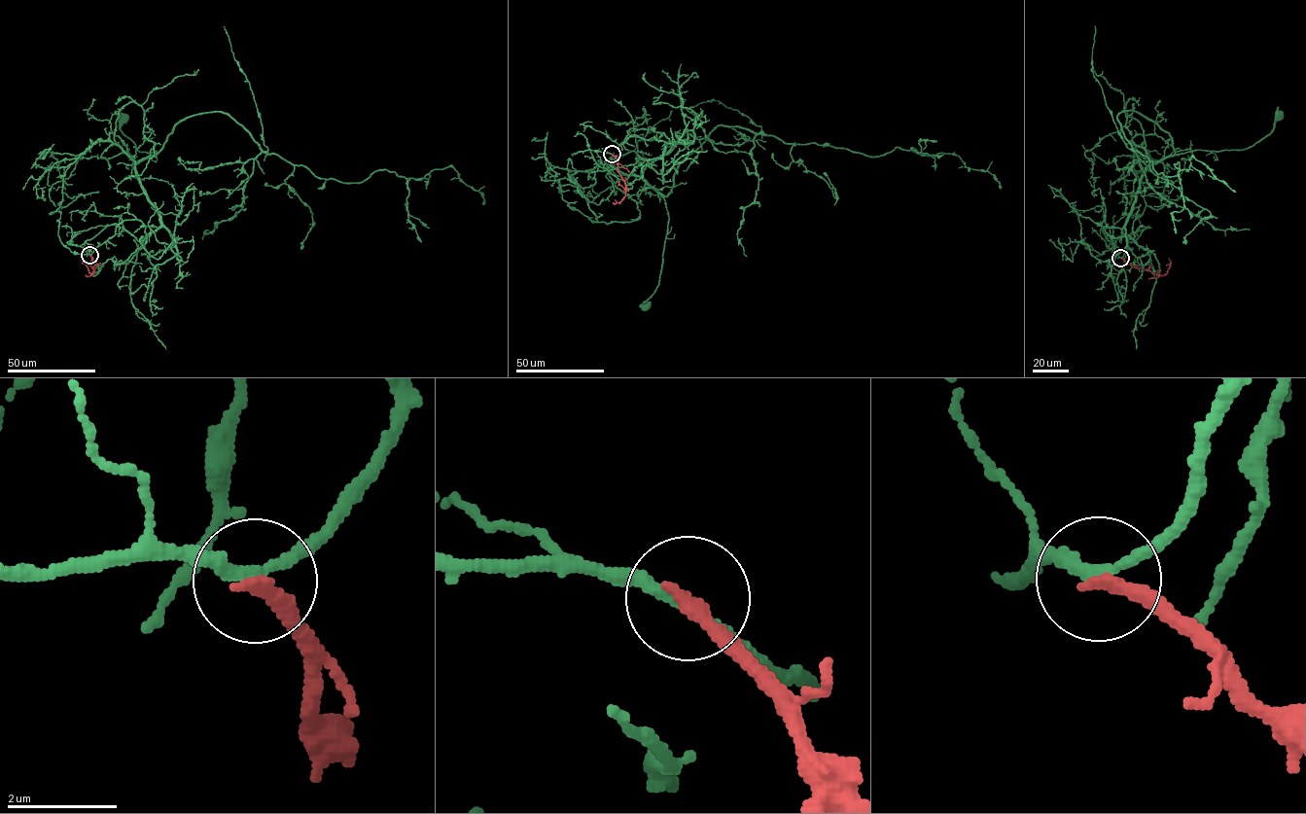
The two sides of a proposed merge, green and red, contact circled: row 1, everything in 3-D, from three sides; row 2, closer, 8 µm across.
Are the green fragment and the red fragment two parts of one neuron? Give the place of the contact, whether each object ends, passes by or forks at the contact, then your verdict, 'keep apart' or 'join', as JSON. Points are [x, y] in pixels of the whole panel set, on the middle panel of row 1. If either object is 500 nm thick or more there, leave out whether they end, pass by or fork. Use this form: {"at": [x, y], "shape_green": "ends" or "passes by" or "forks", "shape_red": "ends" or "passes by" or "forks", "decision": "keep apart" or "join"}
{"at": [612, 154], "shape_green": "passes by", "shape_red": "ends", "decision": "keep apart"}

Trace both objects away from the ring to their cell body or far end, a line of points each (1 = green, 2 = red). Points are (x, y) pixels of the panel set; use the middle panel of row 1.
1: (612, 154), (606, 161), (628, 174), (674, 144), (642, 174), (669, 217), (658, 285), (645, 306)
2: (612, 154), (625, 186), (623, 199), (614, 202)

